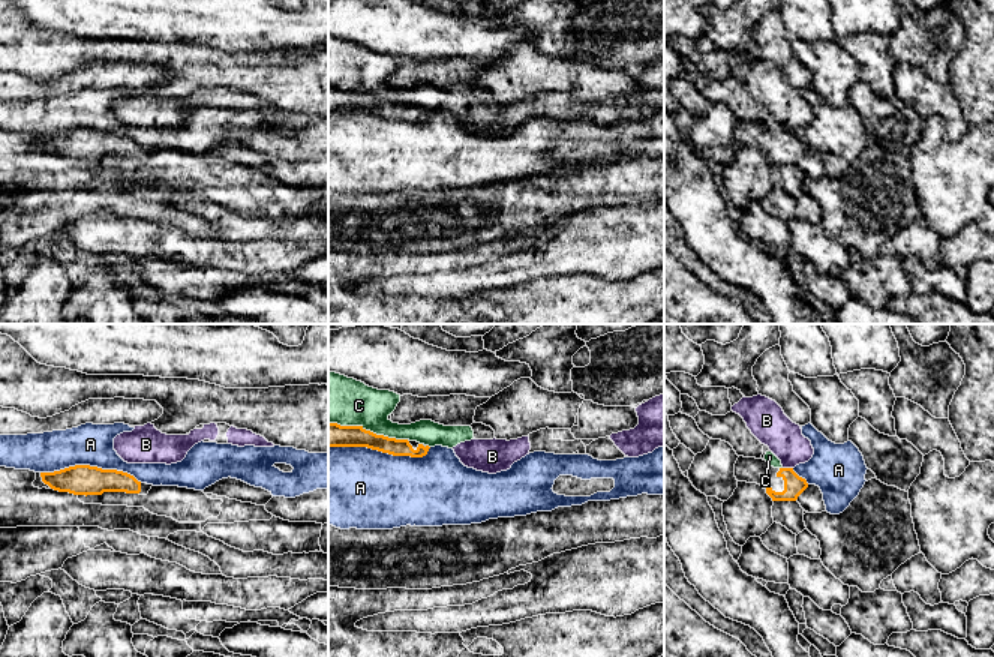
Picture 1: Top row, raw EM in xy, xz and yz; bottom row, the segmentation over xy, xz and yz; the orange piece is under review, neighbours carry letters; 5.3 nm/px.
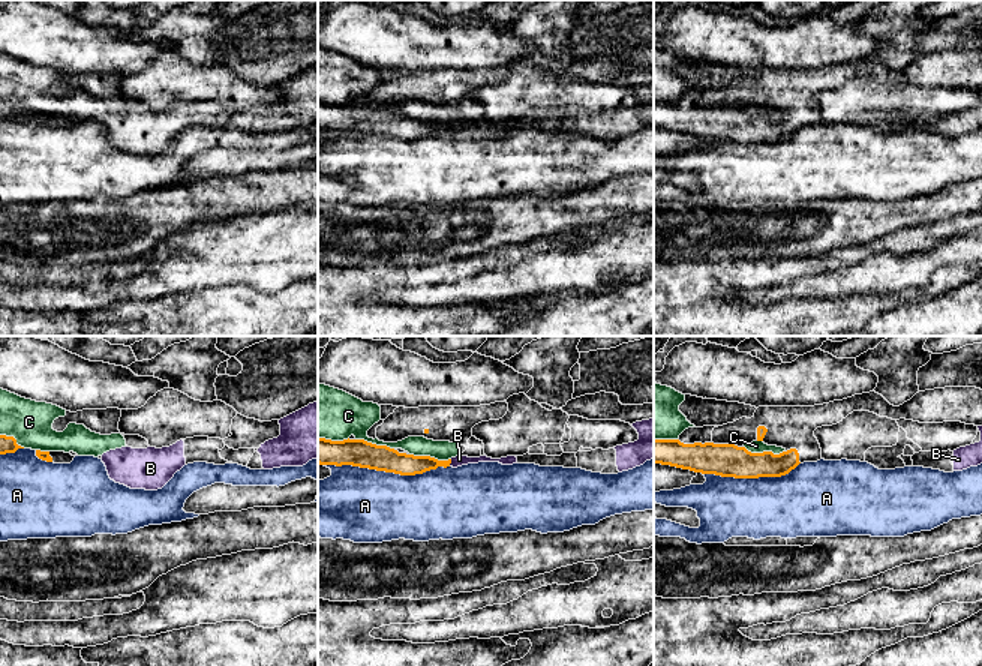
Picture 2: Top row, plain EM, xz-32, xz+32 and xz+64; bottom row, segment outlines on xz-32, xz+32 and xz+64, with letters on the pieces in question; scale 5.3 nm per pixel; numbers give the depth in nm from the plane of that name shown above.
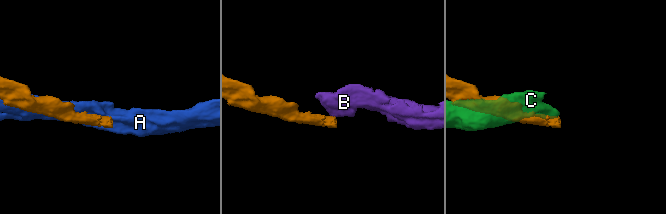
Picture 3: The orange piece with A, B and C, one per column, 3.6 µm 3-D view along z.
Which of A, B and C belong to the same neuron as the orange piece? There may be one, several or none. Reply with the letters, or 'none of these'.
none of these

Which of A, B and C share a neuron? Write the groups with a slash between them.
A / B C

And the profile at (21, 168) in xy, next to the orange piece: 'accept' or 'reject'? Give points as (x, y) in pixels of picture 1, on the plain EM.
reject

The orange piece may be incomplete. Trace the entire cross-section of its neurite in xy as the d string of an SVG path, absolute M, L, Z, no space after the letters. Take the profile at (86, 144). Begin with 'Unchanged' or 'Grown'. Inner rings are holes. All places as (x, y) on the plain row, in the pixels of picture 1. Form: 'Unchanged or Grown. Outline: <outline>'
Grown. Outline: M75 129L54 136L40 136L40 141L54 154L85 160L102 159L103 156L147 159L153 150L138 146L127 136L90 129Z

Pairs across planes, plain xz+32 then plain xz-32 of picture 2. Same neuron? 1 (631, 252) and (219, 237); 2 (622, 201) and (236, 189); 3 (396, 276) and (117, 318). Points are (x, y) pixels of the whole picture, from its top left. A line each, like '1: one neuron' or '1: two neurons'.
1: one neuron
2: one neuron
3: two neurons

